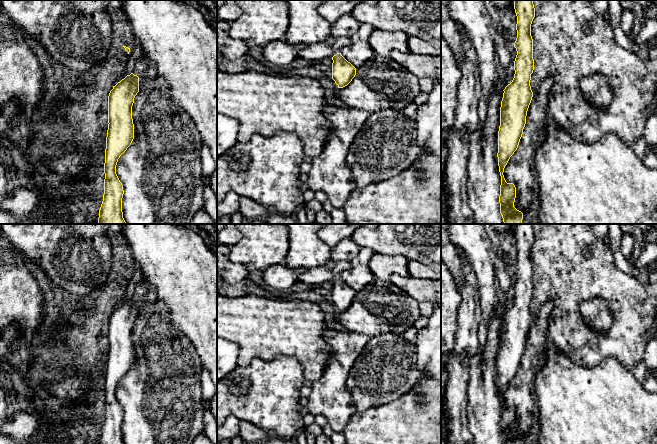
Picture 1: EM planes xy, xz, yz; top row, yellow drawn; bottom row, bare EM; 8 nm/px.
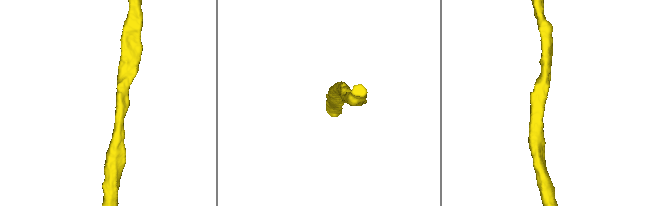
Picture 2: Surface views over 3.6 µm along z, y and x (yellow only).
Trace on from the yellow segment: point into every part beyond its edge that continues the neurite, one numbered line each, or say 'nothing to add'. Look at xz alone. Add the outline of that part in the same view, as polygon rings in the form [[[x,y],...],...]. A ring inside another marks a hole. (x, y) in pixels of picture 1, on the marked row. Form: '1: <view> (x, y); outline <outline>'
1: xz (381, 83); outline [[[375,55],[356,69],[356,75],[345,87],[339,88],[338,98],[350,109],[363,110],[373,114],[380,110],[402,111],[414,103],[421,93],[419,78],[399,65],[390,57]]]

